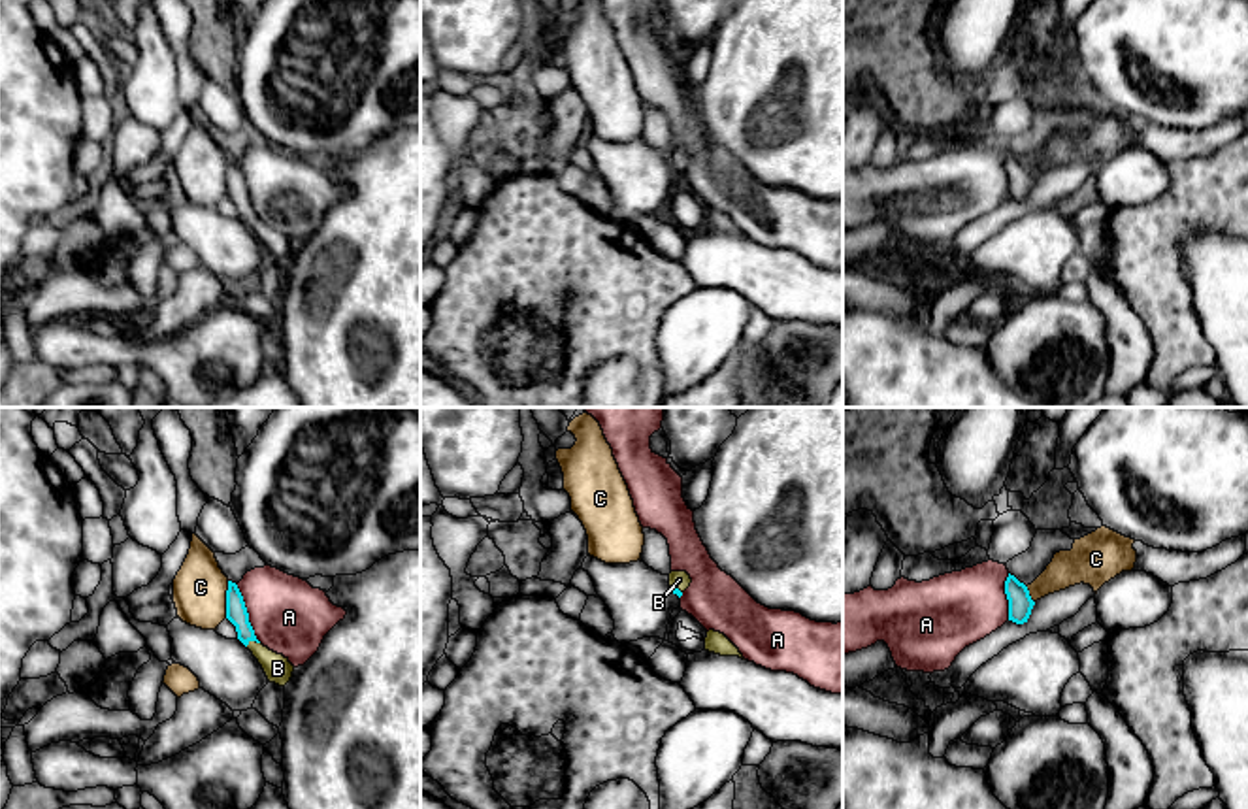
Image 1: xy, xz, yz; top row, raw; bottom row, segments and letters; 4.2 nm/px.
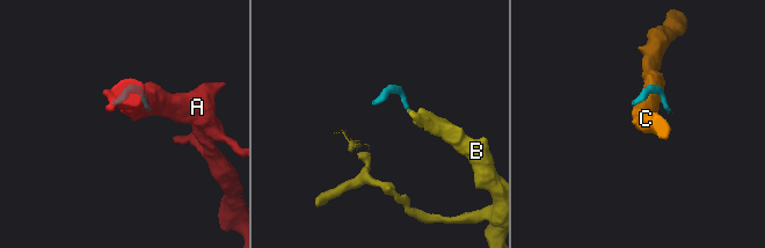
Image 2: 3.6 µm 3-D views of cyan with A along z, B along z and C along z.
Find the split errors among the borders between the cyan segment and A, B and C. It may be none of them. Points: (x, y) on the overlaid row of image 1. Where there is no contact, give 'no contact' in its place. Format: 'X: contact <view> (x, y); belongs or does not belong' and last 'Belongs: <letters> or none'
A: contact xy (247, 613); does not belong
B: contact xy (251, 640); belongs
C: contact xy (227, 600); does not belong
Belongs: B

